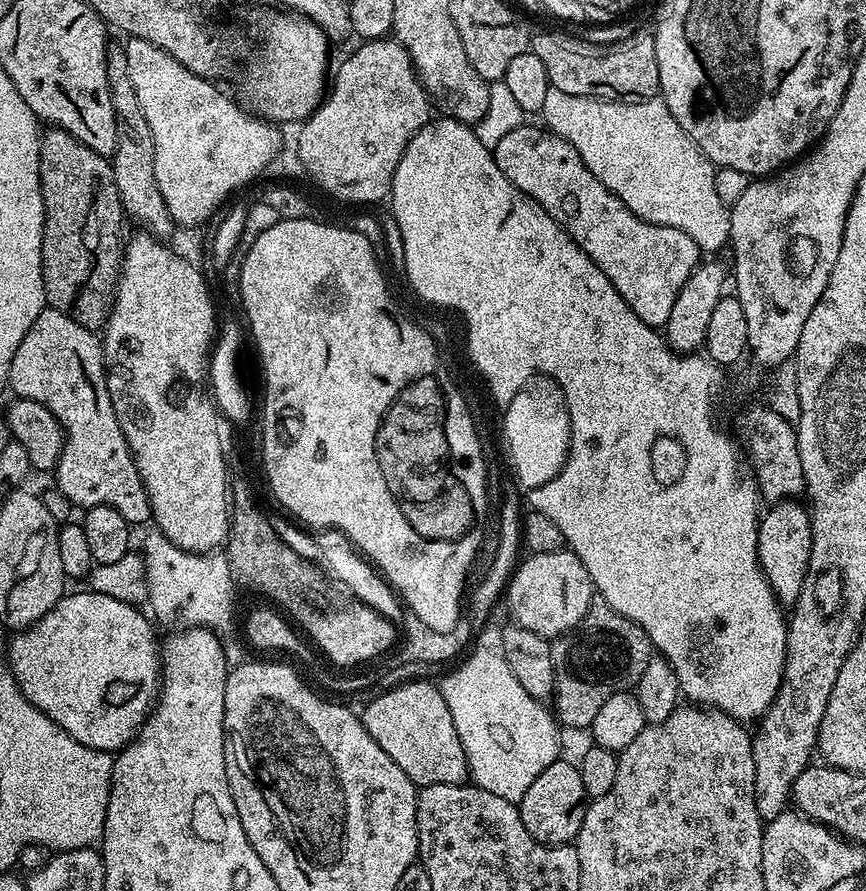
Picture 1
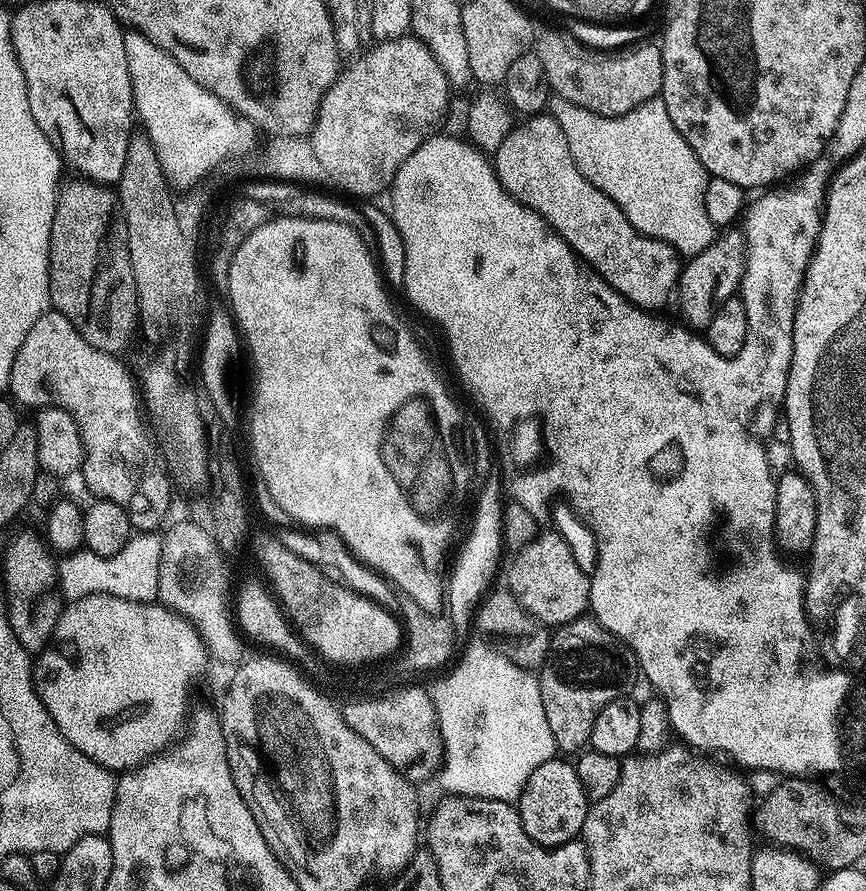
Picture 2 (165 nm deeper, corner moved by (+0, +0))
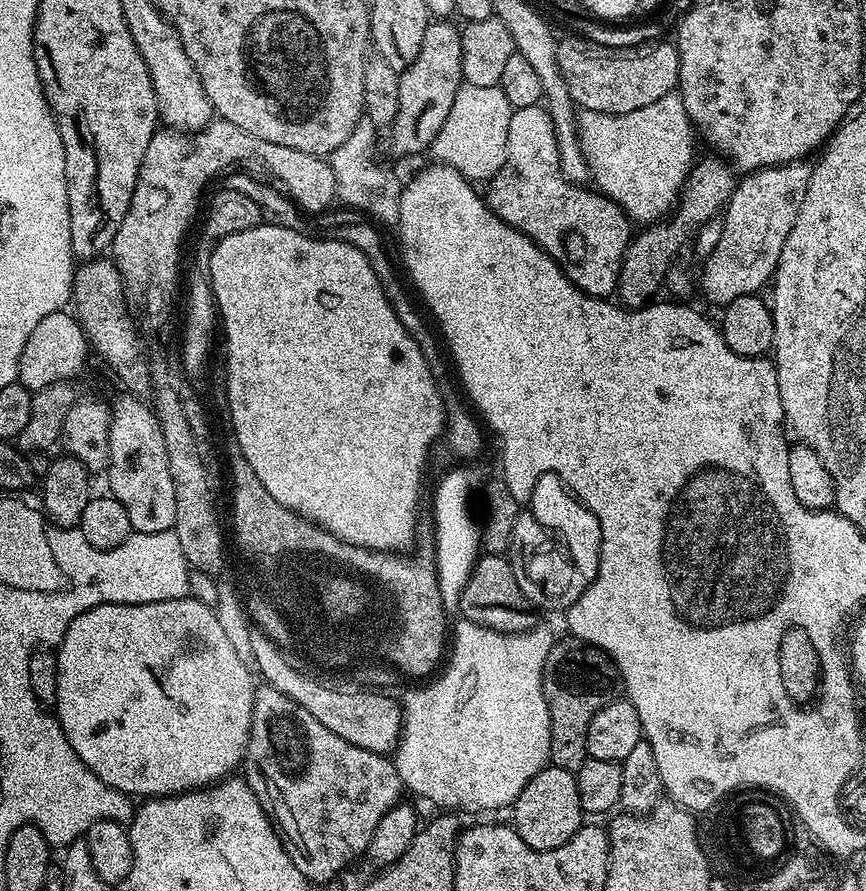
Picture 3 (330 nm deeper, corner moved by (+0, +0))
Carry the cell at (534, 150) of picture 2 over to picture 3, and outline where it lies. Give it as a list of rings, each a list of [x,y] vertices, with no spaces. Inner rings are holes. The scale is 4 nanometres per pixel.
[[[535,104],[515,109],[511,115],[508,120],[508,145],[504,148],[504,165],[501,163],[497,167],[492,179],[486,184],[488,207],[502,222],[506,222],[511,228],[517,228],[521,234],[540,245],[544,253],[555,260],[568,275],[572,288],[582,289],[587,296],[611,297],[620,279],[624,252],[630,243],[630,221],[624,209],[599,191],[583,192],[583,187],[573,184],[560,173],[558,142],[547,107]]]

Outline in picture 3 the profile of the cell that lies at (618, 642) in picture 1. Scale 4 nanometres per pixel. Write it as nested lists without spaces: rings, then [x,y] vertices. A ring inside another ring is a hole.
[[[567,638],[568,640],[557,639],[552,645],[550,654],[546,654],[544,663],[544,697],[548,703],[548,713],[550,714],[550,750],[548,759],[551,767],[561,768],[567,772],[575,774],[582,766],[582,762],[587,760],[588,755],[588,731],[590,722],[602,706],[606,706],[610,701],[617,699],[621,695],[622,688],[618,683],[620,672],[616,668],[611,656],[596,647],[588,644],[585,640]]]

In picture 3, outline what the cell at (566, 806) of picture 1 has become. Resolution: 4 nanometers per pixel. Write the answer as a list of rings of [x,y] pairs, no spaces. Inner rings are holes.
[[[545,766],[541,772],[534,774],[534,778],[530,778],[530,782],[526,782],[522,794],[518,794],[515,804],[511,805],[511,812],[511,823],[522,842],[543,852],[570,843],[586,816],[578,802],[575,775],[551,766]]]

